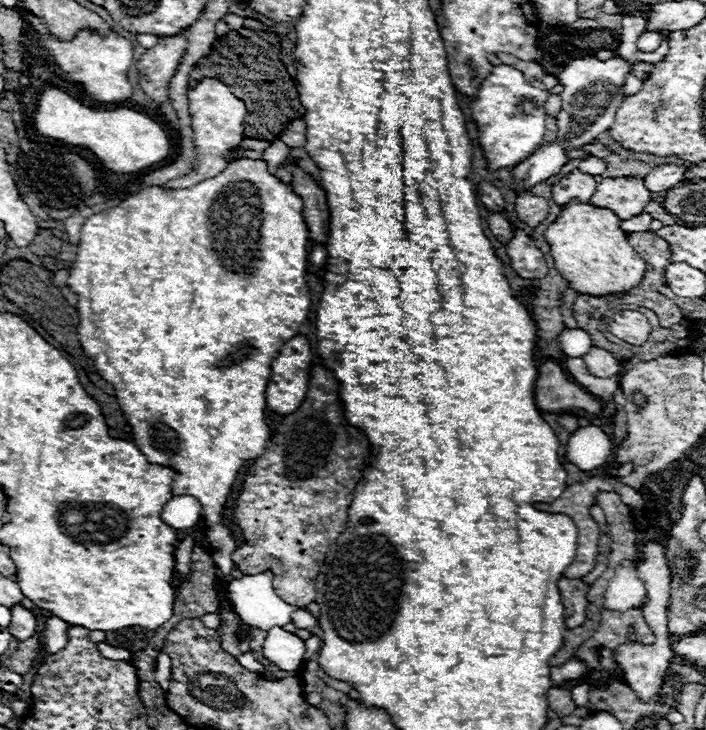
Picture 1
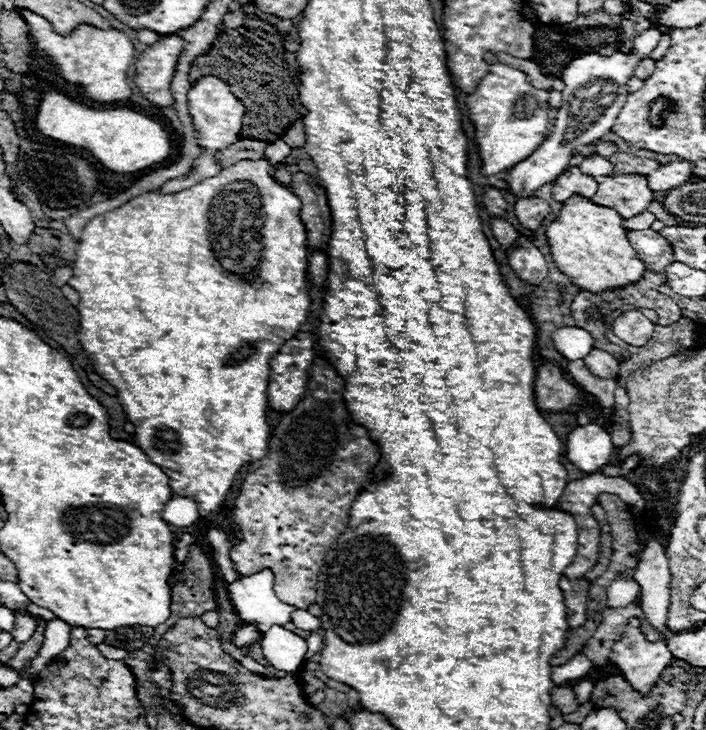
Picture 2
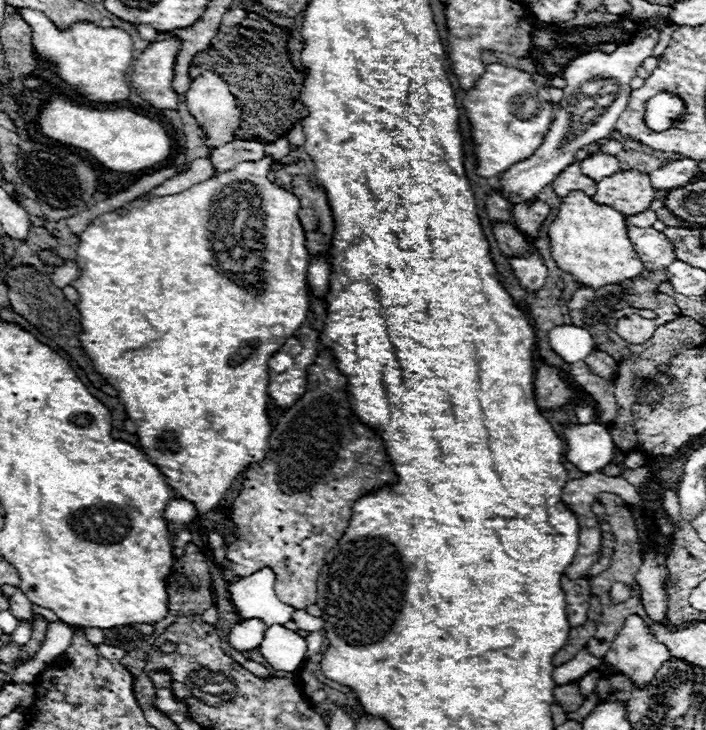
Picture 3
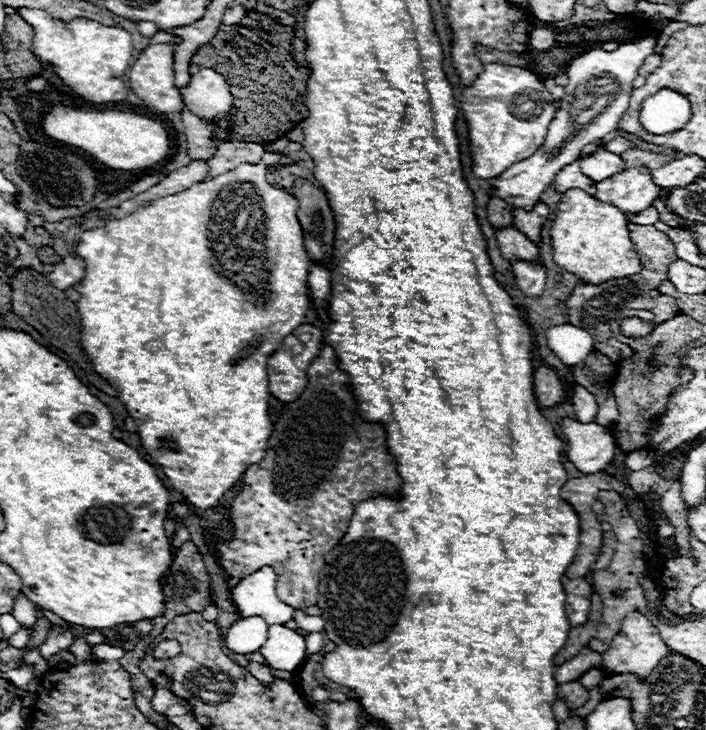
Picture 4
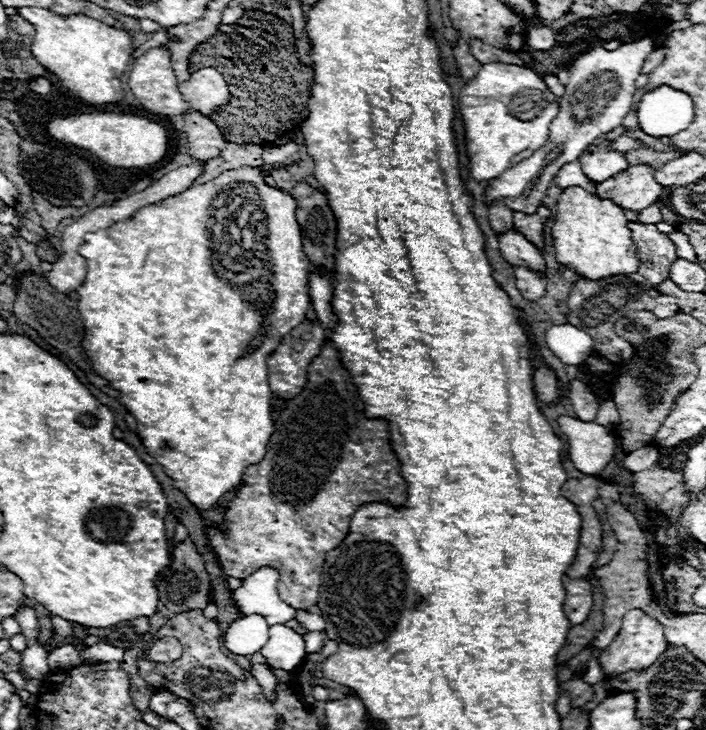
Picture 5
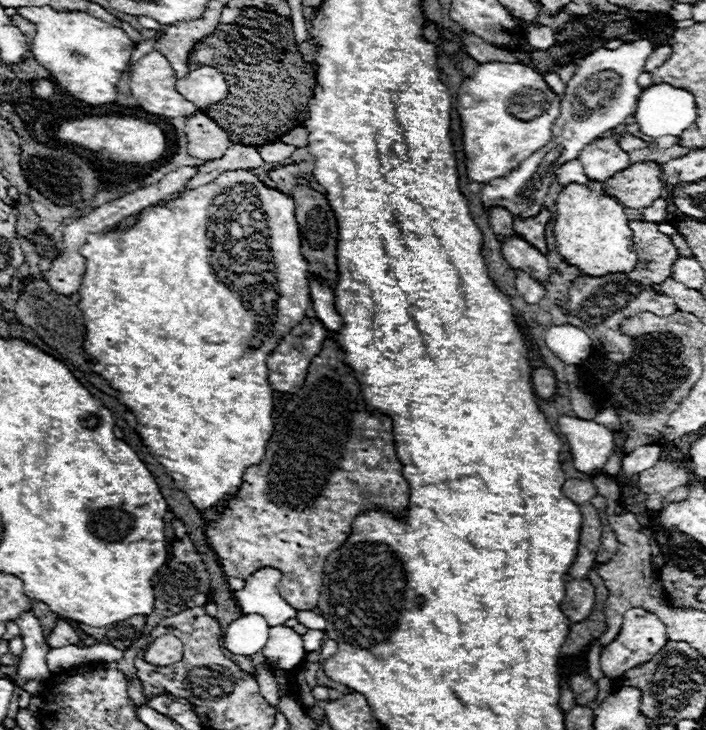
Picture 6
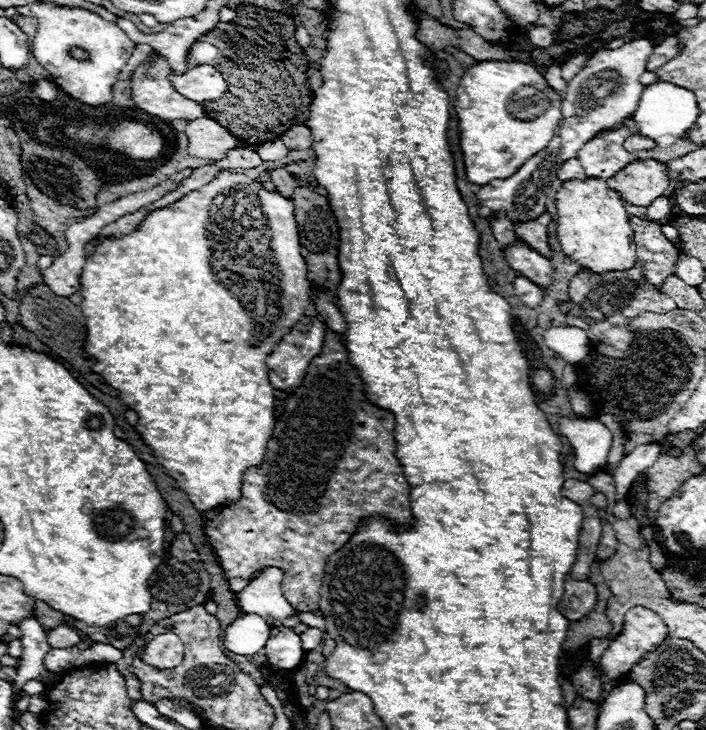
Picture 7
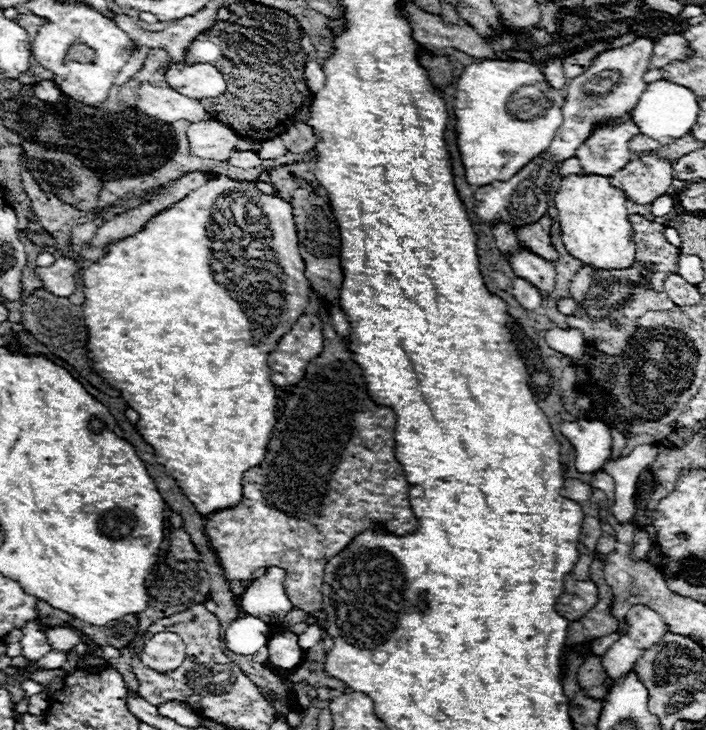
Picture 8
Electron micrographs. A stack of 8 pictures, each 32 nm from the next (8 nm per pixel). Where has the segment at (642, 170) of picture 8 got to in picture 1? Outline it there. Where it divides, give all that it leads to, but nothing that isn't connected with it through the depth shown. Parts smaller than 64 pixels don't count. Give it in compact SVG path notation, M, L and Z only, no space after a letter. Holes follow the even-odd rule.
M620 176L598 182L598 188L588 202L598 208L610 208L616 212L616 216L620 216L620 220L628 220L644 212L650 200L652 192L646 188L644 178Z

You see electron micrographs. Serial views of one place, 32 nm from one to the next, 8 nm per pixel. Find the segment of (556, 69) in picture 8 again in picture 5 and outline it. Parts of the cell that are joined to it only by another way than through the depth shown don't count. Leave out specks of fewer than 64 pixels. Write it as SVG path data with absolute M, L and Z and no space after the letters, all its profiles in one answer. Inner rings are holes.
M546 74L544 76L544 82L546 82L546 86L548 86L548 90L552 94L556 94L556 96L562 96L564 94L564 84L560 84L560 80L558 80L556 74Z

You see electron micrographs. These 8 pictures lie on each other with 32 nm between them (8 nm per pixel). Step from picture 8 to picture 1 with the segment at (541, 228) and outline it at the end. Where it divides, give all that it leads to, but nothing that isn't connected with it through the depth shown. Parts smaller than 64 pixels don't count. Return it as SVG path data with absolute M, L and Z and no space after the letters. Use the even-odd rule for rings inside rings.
M530 192L520 194L516 200L516 216L522 224L530 228L536 228L548 216L548 212L550 212L548 202L540 196L532 196Z

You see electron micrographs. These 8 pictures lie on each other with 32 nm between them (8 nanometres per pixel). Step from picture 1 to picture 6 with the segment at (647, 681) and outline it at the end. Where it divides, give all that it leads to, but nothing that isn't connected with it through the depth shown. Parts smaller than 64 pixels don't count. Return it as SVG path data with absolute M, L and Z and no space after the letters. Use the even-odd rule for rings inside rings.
M632 608L624 614L624 624L622 624L620 634L604 648L600 656L602 672L608 678L618 678L626 670L650 660L652 654L656 654L664 644L666 644L666 626L660 622L660 618L644 608Z

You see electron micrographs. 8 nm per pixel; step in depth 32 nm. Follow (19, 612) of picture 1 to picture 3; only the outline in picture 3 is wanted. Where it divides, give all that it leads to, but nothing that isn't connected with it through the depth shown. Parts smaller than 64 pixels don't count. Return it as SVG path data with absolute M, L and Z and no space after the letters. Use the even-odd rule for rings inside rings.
M20 622L18 628L12 632L10 636L10 642L16 644L16 646L24 646L28 640L30 640L30 634L32 634L32 624L26 624L26 622Z

